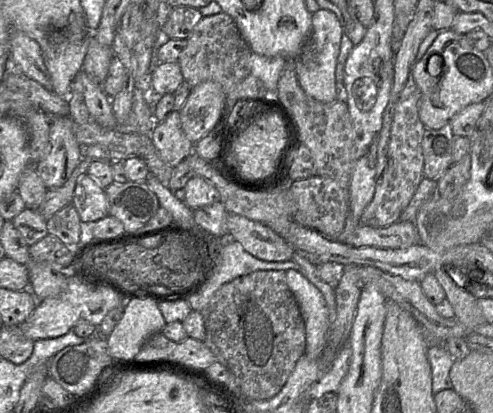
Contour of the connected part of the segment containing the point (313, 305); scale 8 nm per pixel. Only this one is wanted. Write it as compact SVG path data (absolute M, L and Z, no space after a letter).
M287 270L286 281L304 321L305 354L317 361L327 343L331 326L330 309L321 291L300 272Z

